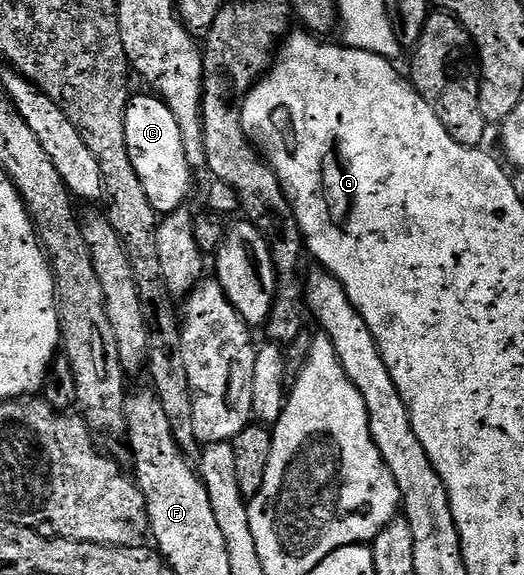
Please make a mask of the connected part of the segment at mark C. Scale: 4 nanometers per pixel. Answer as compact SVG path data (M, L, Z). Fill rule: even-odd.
M154 94L130 97L125 114L125 146L133 162L133 170L137 170L137 178L141 178L141 186L145 186L145 194L156 213L176 212L188 203L193 166L185 158L177 118L173 118L164 100Z

